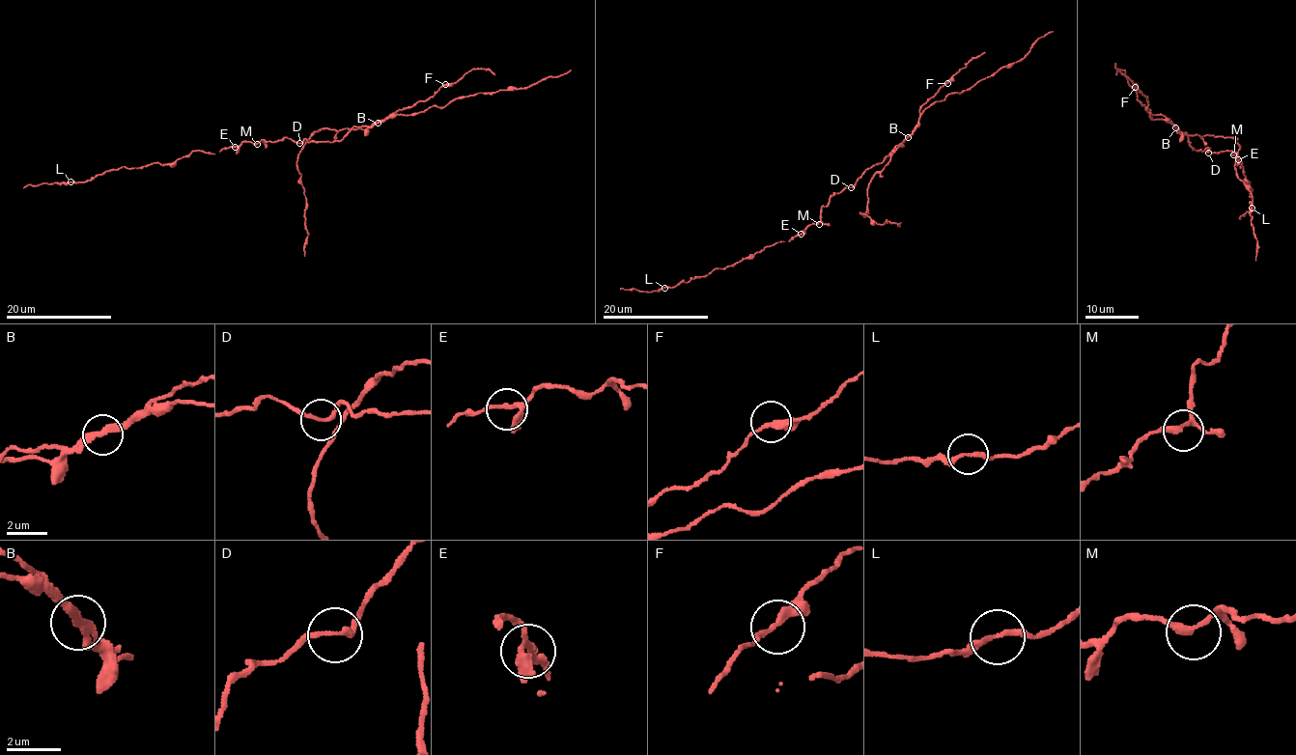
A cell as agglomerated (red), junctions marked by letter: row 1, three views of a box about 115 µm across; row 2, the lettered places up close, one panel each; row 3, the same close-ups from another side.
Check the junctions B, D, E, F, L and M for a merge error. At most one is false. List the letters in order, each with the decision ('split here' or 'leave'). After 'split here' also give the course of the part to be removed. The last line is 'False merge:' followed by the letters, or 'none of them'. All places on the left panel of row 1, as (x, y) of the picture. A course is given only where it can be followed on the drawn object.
B: leave
D: leave
E: leave
F: leave
L: leave
M: leave
False merge: none of them

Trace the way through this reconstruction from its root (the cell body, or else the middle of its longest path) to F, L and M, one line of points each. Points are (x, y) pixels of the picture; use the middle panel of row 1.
F: (851, 187), (867, 170), (881, 163), (901, 145), (918, 122), (919, 109), (947, 83)
L: (851, 187), (831, 195), (822, 209), (818, 222), (810, 224), (789, 240), (767, 245), (705, 276), (664, 288)
M: (851, 187), (831, 197), (822, 209), (819, 224)

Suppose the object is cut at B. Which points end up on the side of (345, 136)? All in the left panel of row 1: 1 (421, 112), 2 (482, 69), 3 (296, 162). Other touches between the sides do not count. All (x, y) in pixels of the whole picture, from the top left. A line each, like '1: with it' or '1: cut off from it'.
1: cut off from it
2: with it
3: cut off from it

